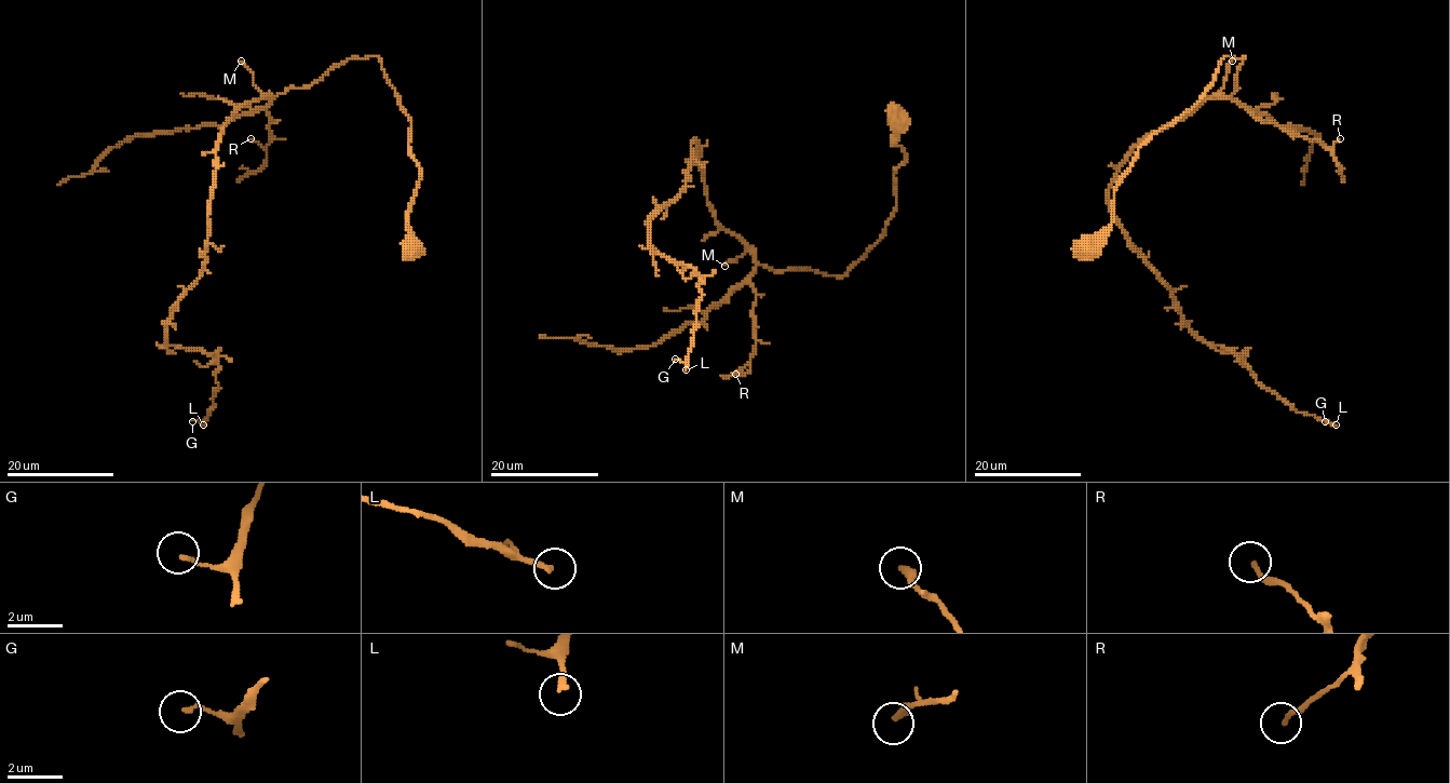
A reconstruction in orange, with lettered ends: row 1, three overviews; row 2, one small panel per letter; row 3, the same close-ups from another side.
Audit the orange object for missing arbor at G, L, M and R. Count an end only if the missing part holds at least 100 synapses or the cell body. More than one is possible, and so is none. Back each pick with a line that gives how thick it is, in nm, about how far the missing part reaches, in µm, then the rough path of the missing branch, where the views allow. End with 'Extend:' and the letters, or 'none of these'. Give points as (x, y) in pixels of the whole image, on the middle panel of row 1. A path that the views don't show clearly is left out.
Extend: none of these

